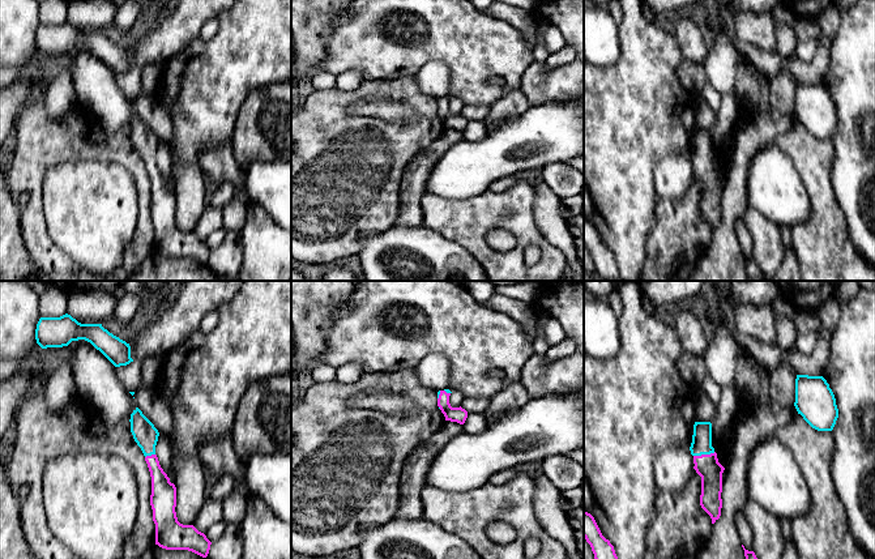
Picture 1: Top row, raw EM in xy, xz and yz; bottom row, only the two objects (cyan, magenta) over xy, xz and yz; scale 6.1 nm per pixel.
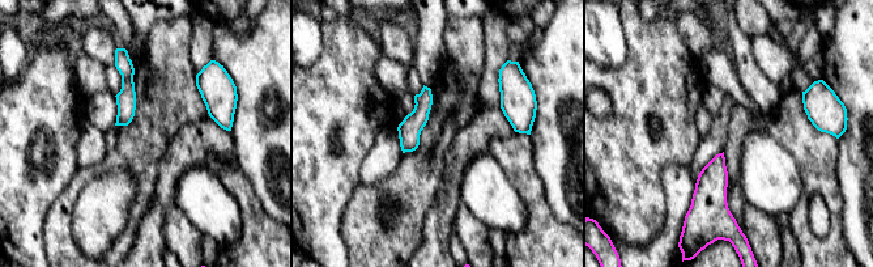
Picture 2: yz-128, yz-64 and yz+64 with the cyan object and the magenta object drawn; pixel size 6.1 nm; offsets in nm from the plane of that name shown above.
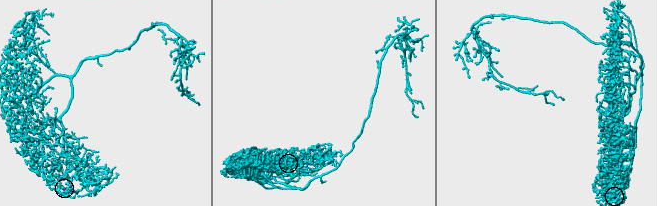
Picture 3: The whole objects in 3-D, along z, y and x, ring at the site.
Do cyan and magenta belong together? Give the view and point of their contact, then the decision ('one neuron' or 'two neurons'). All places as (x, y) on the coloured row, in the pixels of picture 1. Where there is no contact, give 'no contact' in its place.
meets cyan in yz at (704, 453); one neuron

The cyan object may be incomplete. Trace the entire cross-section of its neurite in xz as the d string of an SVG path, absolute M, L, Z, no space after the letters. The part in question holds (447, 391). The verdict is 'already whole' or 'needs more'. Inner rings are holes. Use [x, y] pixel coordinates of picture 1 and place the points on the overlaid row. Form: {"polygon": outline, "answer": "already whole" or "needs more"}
{"polygon": "M449 389L439 391L438 392L438 406L445 417L445 421L457 422L464 424L468 418L468 411L460 407L452 407L449 404Z", "answer": "needs more"}

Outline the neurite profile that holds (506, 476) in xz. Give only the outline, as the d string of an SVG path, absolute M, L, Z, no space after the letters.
M516 468L505 469L500 473L496 473L491 477L490 482L494 485L501 485L509 482L512 478L515 478L520 471Z

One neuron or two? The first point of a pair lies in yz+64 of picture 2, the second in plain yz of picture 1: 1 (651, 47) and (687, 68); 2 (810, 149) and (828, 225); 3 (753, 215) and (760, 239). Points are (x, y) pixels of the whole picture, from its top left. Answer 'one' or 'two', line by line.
1: two
2: one
3: one

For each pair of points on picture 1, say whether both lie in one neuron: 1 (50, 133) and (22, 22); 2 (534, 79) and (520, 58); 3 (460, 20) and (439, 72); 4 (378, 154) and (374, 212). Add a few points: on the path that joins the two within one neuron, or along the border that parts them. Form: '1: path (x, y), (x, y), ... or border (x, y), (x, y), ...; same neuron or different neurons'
1: border (39, 97), (51, 118), (60, 118), (69, 109); different neurons
2: border (534, 62), (524, 72), (520, 88); different neurons
3: border (414, 75), (442, 60), (449, 90); different neurons
4: path (375, 169), (374, 197); same neuron

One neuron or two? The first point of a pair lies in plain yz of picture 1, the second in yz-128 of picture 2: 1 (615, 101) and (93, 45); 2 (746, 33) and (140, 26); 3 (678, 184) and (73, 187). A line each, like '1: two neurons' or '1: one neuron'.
1: two neurons
2: two neurons
3: two neurons

